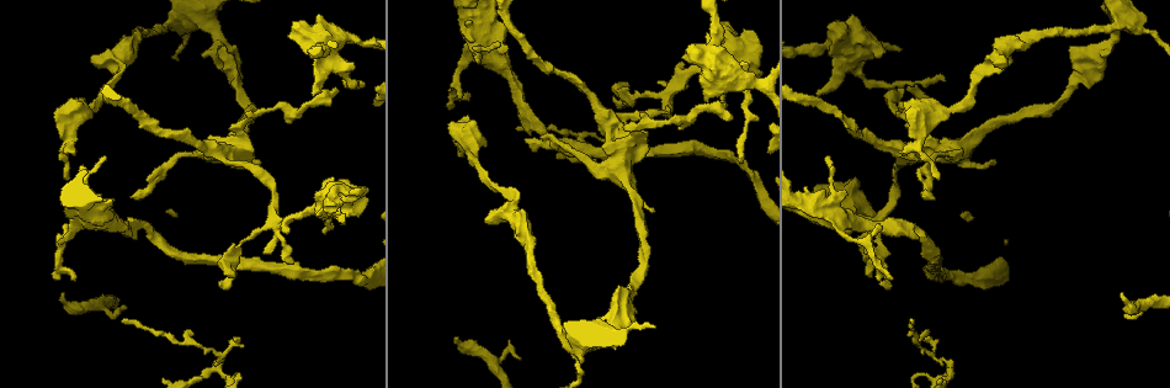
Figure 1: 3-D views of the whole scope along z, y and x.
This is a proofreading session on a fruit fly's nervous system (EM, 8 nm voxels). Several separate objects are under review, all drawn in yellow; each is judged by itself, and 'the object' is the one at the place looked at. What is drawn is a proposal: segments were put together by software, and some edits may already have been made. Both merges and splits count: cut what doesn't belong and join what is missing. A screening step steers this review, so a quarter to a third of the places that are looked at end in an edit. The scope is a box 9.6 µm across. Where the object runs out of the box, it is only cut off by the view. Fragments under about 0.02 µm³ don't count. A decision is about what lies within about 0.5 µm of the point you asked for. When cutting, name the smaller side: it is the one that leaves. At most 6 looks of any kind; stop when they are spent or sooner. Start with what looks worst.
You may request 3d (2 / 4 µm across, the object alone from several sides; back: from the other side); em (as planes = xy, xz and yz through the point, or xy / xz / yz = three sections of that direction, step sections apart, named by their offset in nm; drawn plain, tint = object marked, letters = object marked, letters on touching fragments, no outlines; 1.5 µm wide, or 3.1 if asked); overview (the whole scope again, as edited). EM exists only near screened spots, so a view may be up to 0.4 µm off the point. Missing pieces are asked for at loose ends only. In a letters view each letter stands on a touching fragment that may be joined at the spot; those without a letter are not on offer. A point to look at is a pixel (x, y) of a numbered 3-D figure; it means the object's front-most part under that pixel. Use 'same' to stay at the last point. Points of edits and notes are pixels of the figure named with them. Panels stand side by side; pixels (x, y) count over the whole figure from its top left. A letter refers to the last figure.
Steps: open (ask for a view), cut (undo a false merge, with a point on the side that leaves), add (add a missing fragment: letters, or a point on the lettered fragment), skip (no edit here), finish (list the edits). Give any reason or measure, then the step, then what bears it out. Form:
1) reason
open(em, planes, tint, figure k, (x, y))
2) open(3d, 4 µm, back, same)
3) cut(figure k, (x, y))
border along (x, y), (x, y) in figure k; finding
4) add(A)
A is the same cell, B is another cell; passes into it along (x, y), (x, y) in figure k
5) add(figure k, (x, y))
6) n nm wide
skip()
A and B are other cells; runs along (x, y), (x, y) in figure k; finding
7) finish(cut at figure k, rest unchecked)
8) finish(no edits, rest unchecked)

free end
open(em, xz, step 4, tint, figure 1, (706, 97))

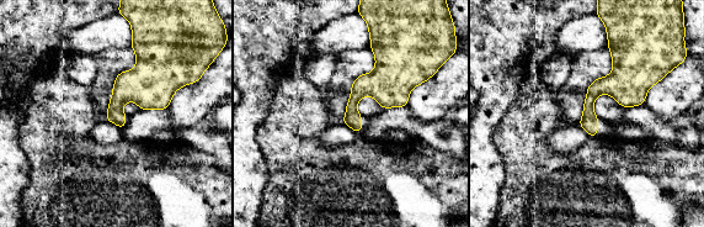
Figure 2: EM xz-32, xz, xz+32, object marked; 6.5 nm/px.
cut it another way
open(em, planes, letters, same)

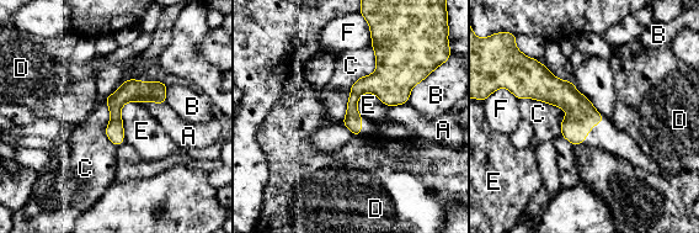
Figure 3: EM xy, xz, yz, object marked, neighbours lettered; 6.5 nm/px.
skip()
A, B, C, D, E and F are other cells; border along (519, 99), (554, 104), (566, 115) in figure 3; none of them fits

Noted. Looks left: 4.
free end
open(3d, 2 µm, back, figure 1, (470, 121))

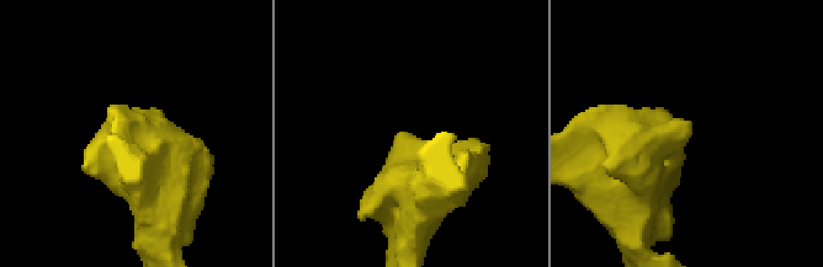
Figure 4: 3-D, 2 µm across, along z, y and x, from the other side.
open(em, xz, step 4, letters, figure 4, (688, 123))

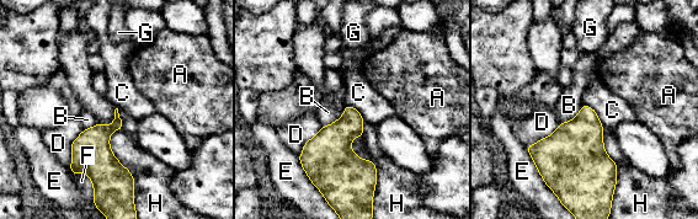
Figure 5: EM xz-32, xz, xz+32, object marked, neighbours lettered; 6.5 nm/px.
open(em, planes, letters, same)

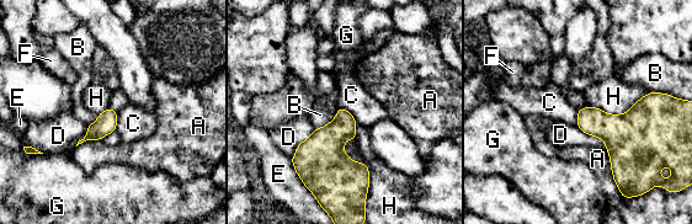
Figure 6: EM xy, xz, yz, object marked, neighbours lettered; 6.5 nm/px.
skip()
A, B, C, D, E, F, G and H are other cells; none of them fits

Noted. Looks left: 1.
finish(no edits, rest unchecked)

